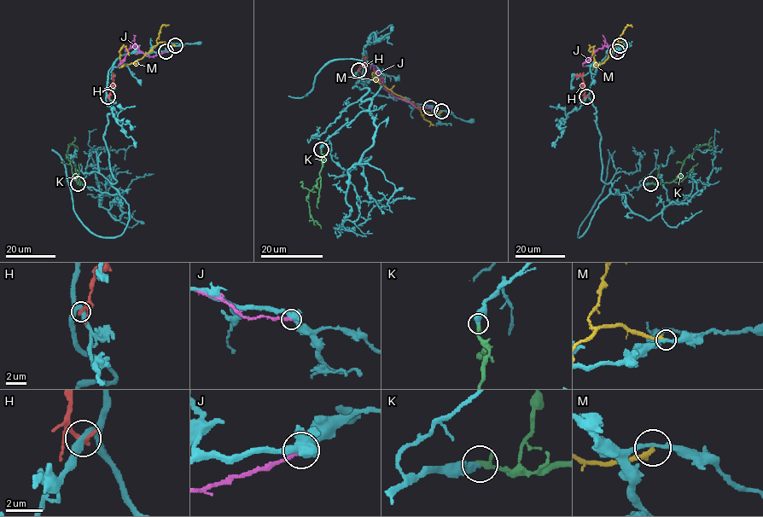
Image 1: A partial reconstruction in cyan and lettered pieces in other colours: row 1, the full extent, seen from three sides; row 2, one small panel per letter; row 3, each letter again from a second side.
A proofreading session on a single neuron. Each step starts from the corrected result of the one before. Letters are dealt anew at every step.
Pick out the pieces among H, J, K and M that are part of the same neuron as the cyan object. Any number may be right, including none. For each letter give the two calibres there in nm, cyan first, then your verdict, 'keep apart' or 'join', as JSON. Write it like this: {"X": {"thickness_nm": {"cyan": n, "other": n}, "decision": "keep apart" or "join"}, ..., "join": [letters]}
{"H": {"thickness_nm": {"cyan": 360, "other": 320}, "decision": "keep apart"}, "J": {"thickness_nm": {"cyan": 480, "other": 240}, "decision": "keep apart"}, "K": {"thickness_nm": {"cyan": 440, "other": 320}, "decision": "join"}, "M": {"thickness_nm": {"cyan": 220, "other": 280}, "decision": "keep apart"}, "join": ["K"]}

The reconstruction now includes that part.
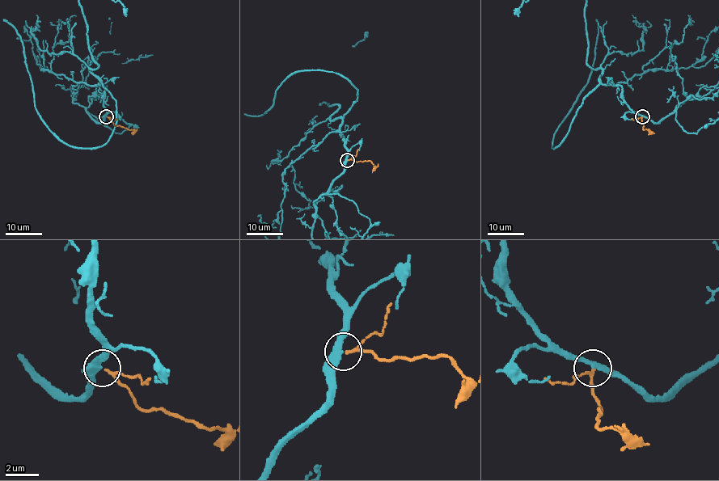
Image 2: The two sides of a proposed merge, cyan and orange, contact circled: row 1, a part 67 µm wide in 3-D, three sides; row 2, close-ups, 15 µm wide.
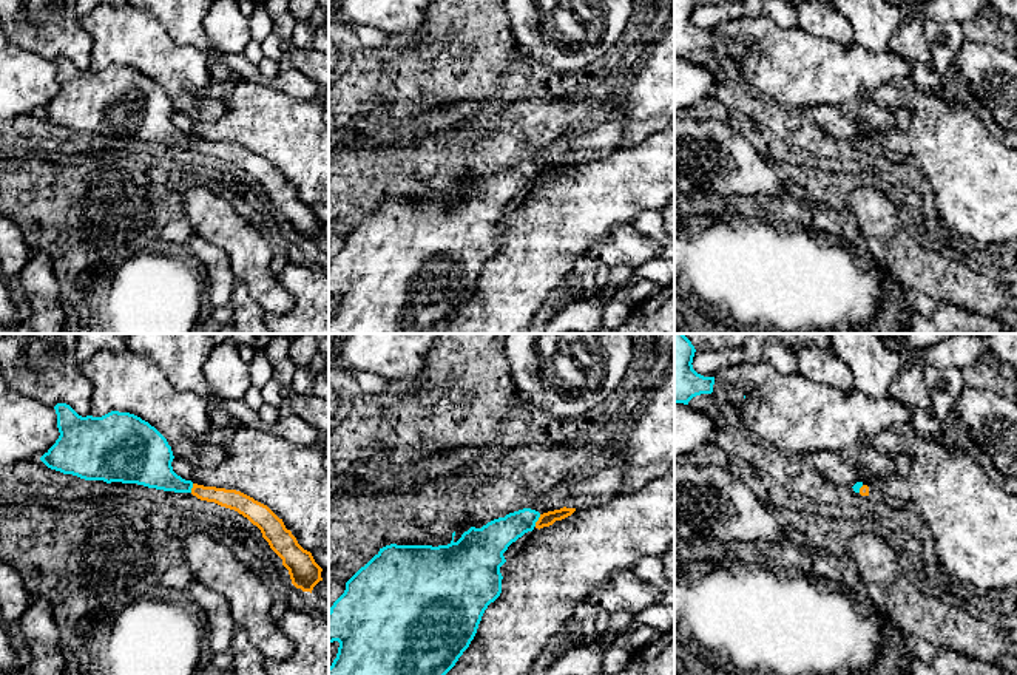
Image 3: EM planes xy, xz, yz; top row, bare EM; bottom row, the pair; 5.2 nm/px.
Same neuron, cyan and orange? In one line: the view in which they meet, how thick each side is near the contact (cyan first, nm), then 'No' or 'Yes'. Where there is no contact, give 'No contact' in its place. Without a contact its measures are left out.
Touches cyan in xz. Thickness 170 nm (cyan) against 70 nm. Yes

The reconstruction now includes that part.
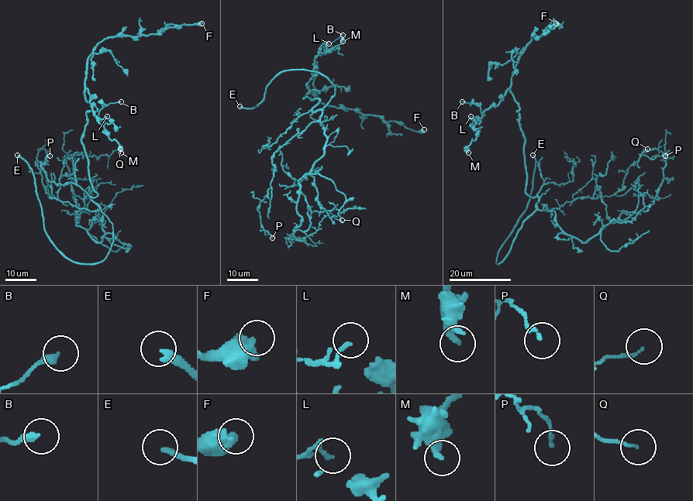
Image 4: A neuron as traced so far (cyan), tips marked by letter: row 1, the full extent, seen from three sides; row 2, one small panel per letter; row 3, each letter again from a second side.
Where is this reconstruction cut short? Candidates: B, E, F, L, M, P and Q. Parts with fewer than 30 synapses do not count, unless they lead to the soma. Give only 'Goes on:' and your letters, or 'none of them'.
Goes on: E

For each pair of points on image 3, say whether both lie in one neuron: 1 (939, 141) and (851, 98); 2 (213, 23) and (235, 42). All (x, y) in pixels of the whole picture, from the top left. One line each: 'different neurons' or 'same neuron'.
1: different neurons
2: same neuron

